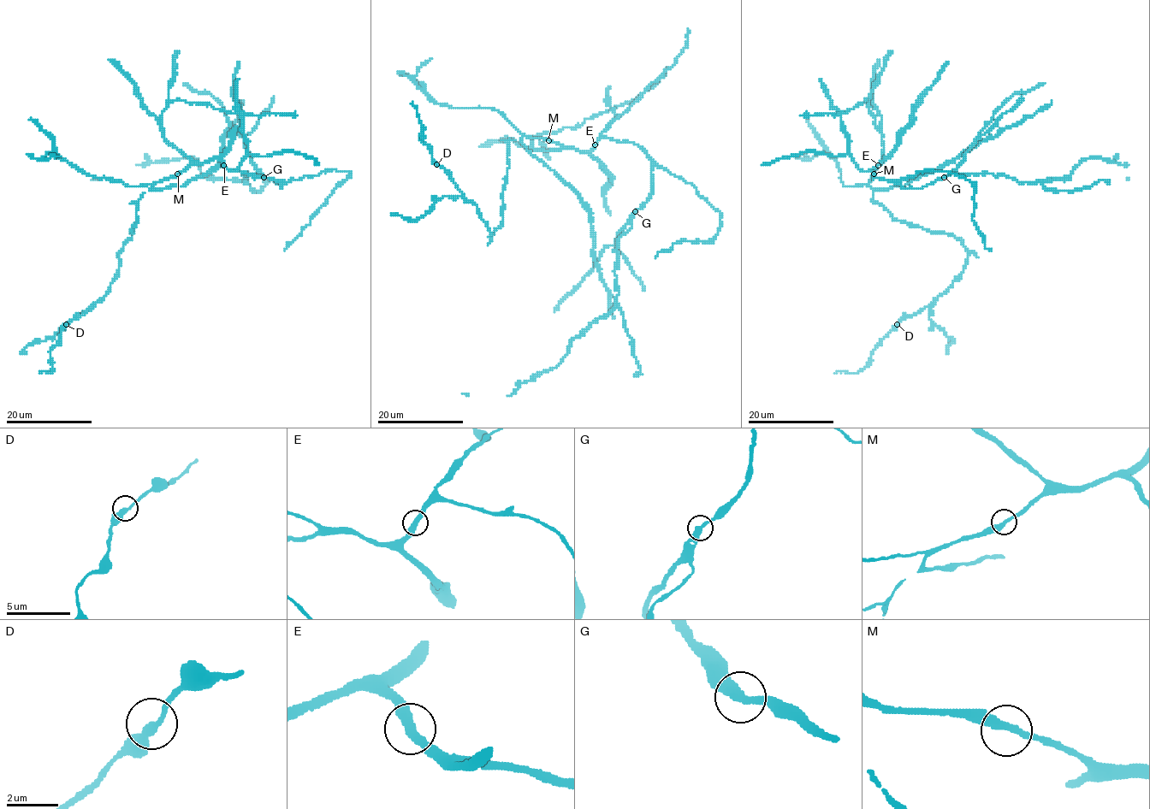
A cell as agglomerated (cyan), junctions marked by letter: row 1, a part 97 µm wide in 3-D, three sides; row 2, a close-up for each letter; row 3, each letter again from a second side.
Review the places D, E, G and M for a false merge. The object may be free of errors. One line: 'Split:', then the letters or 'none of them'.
Split: none of them

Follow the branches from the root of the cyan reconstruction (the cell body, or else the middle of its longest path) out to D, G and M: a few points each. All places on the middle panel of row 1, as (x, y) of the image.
D: (594, 146), (581, 151), (539, 138), (512, 139), (502, 224), (491, 234), (477, 207), (436, 164)
G: (594, 146), (602, 138), (634, 143), (649, 159), (651, 194), (634, 211)
M: (594, 146), (587, 151), (581, 151), (563, 148), (548, 140)

